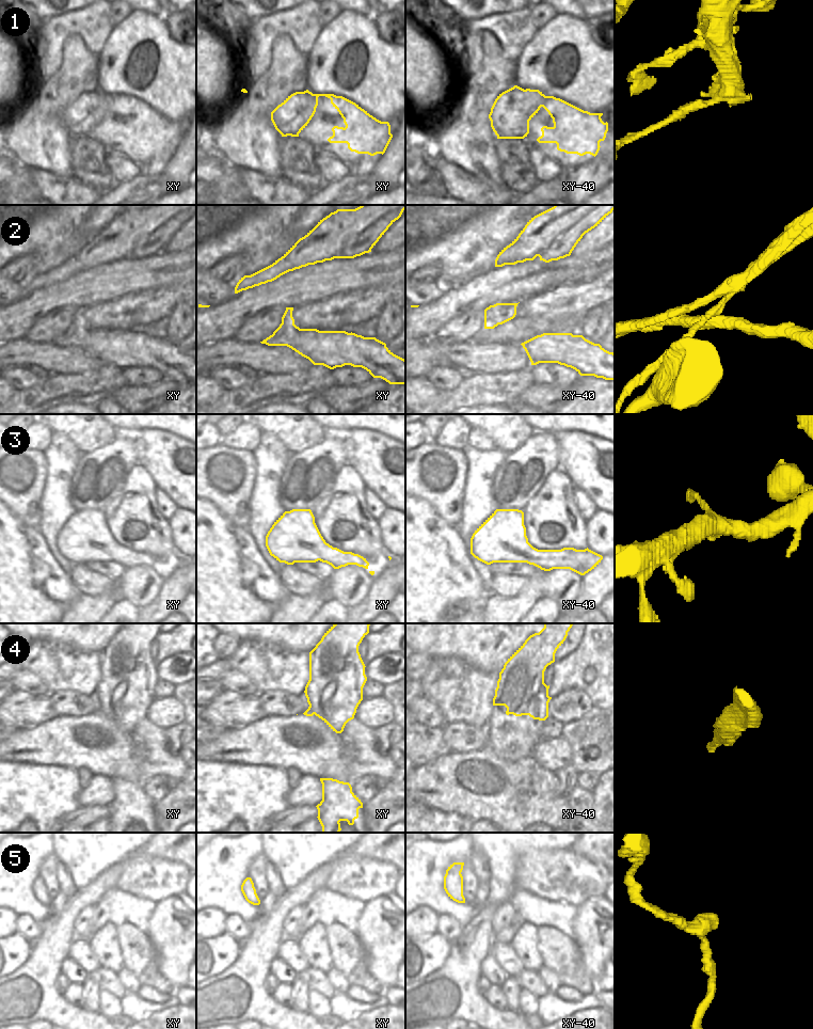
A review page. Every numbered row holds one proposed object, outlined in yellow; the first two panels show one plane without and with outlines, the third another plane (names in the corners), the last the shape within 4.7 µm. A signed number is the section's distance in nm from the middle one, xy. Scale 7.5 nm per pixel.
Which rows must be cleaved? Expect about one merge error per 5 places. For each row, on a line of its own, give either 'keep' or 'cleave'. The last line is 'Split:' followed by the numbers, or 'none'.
1: cleave
2: cleave
3: keep
4: keep
5: keep
Split: 1, 2

